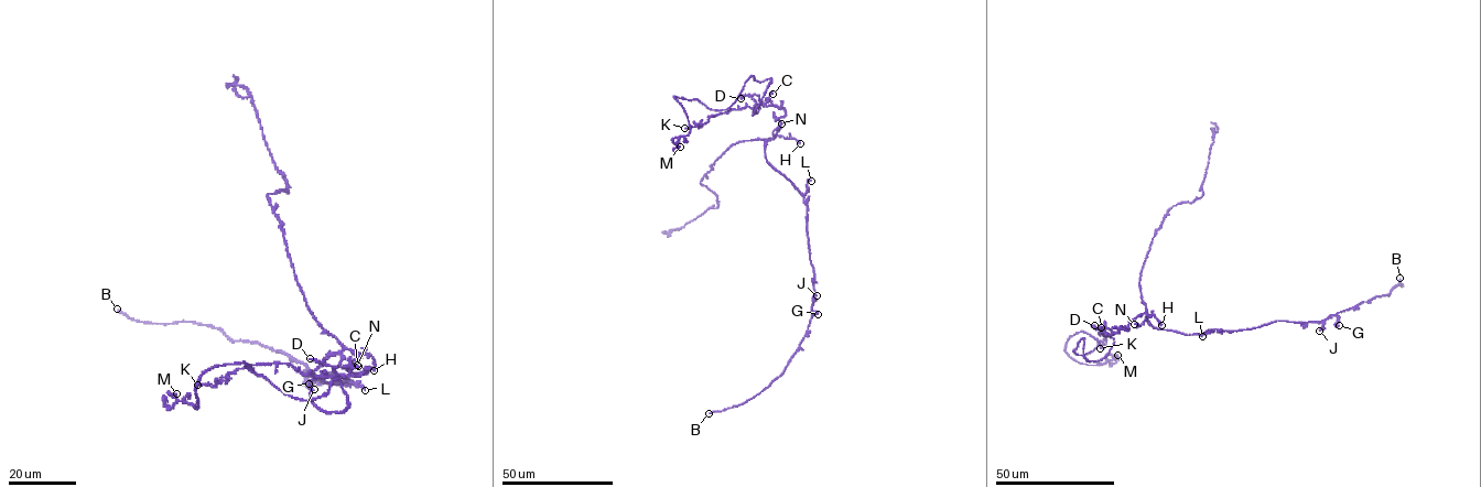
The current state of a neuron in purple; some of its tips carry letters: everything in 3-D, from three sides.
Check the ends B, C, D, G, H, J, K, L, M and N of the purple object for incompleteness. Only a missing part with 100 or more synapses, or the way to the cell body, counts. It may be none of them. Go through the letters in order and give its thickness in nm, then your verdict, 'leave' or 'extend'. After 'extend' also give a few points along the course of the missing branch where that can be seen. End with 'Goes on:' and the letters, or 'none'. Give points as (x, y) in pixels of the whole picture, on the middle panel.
B: 240 nm thick; extend; missing branch runs (709, 413), (696, 422), (692, 433), (693, 424), (680, 398), (629, 377)
C: 460 nm thick; leave
D: 360 nm thick; leave
G: 240 nm thick; leave
H: 200 nm thick; leave
J: 240 nm thick; leave
K: 360 nm thick; leave
L: 200 nm thick; leave
M: 440 nm thick; leave
N: 240 nm thick; leave
Goes on: B

